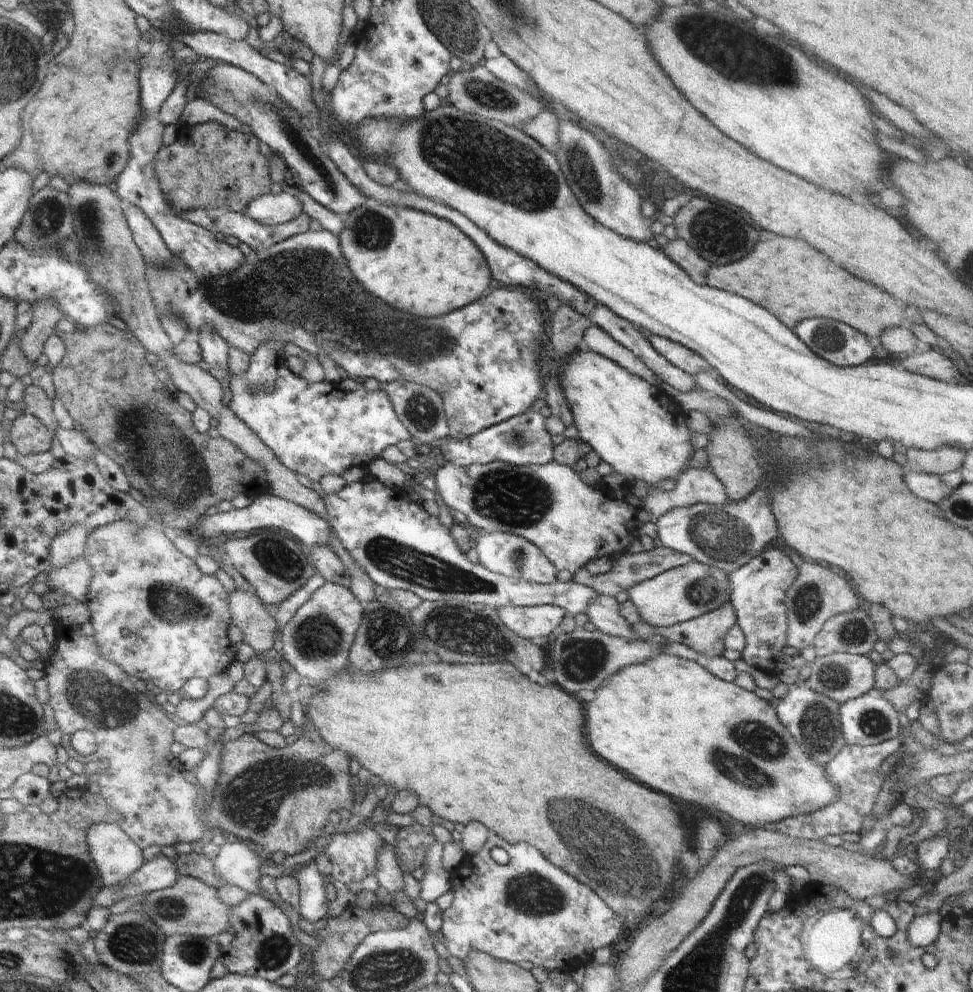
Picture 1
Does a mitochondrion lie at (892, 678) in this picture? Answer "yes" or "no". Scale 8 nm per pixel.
no

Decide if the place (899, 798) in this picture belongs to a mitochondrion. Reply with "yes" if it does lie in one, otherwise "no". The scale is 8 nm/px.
no

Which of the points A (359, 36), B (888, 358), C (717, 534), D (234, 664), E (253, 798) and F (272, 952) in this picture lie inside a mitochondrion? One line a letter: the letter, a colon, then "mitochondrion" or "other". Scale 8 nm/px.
A: other
B: other
C: mitochondrion
D: other
E: mitochondrion
F: mitochondrion

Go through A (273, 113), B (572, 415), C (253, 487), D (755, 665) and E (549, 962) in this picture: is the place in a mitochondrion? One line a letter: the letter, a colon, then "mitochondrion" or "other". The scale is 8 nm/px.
A: mitochondrion
B: other
C: other
D: other
E: other

